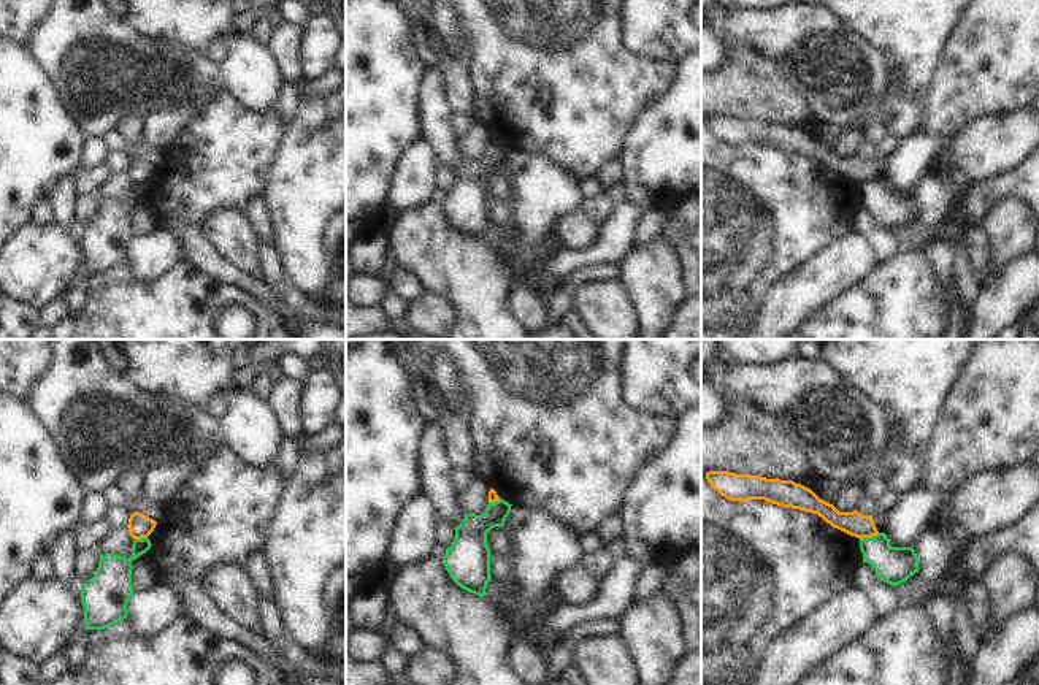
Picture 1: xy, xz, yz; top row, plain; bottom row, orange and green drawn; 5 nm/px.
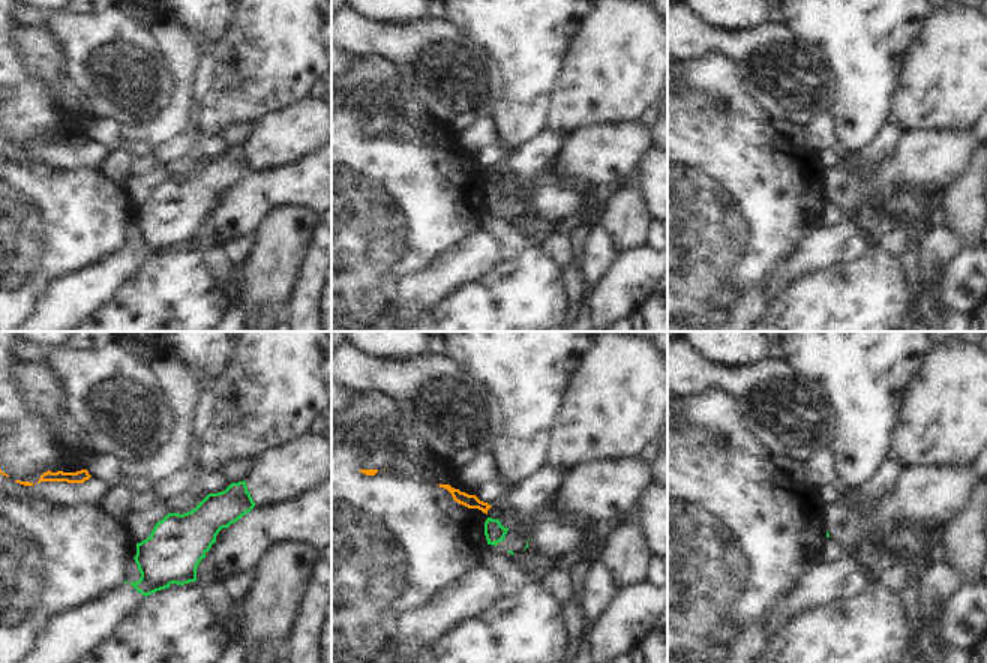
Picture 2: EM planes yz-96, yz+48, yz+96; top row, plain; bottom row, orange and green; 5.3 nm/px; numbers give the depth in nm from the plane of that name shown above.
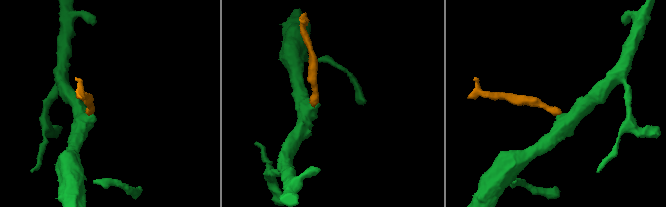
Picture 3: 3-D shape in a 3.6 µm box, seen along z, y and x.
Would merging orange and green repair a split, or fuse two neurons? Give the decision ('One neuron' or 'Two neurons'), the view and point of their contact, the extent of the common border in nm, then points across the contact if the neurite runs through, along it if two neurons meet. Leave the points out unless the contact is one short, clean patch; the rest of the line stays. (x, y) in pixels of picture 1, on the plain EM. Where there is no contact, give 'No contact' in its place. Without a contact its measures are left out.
Two neurons. Touches orange at yz (870, 181). Shared border 110 nm. Boundary: yz (879, 178), (860, 184).

